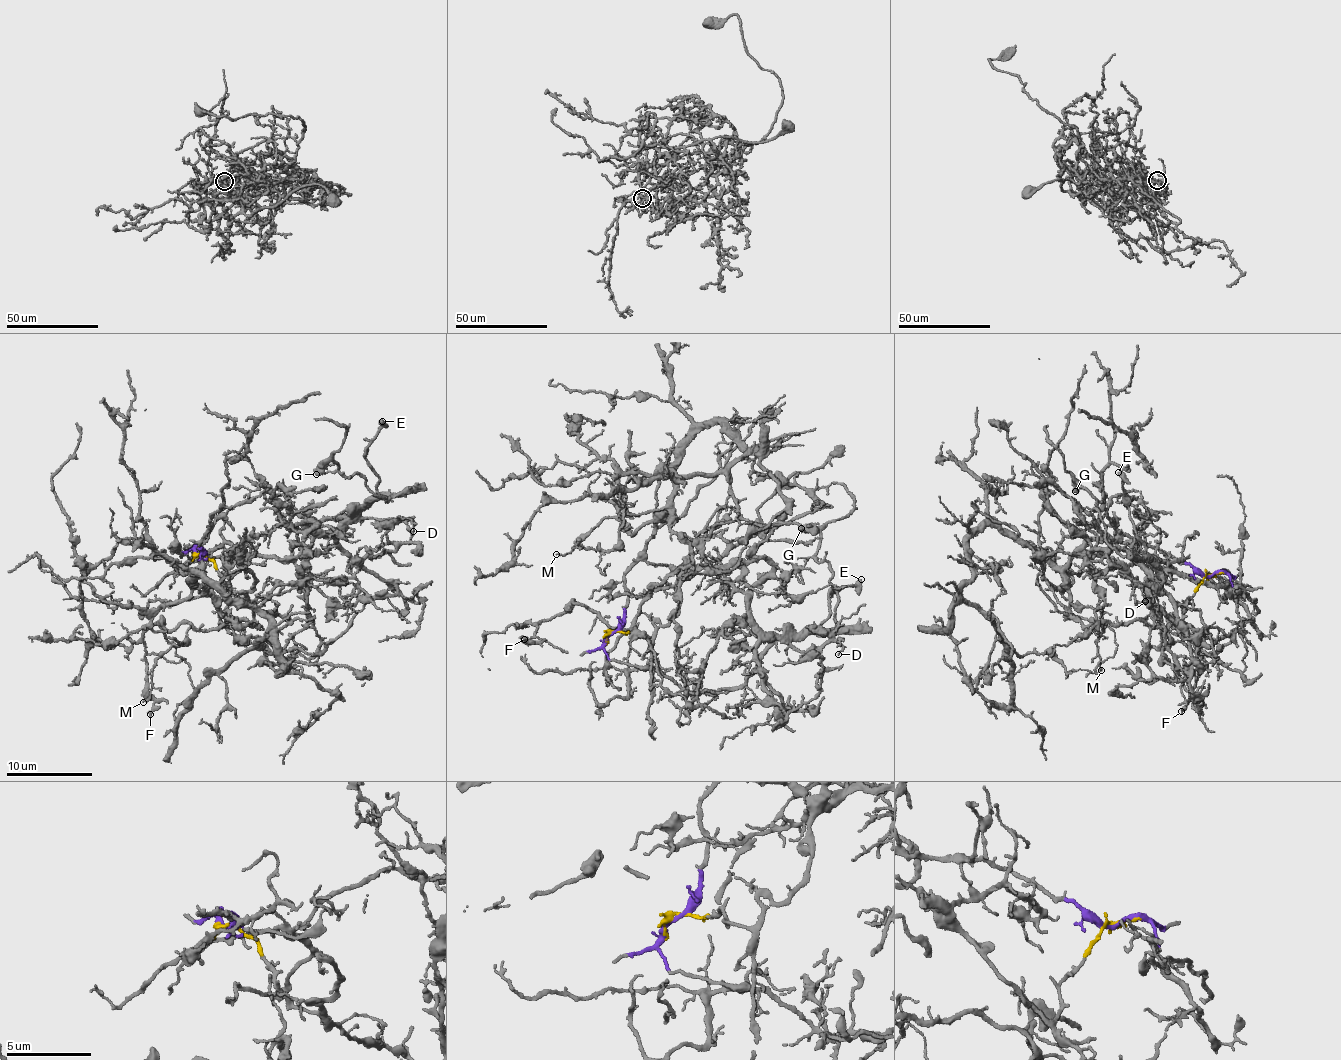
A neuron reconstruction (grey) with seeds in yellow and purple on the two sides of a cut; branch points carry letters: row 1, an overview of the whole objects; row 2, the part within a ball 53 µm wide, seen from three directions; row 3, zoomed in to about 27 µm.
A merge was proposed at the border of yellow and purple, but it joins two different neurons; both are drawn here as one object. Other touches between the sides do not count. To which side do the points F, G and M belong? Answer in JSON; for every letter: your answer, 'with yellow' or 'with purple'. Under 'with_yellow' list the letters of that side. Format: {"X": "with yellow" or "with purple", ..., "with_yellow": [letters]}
{"F": "with purple", "G": "with yellow", "M": "with purple", "with_yellow": ["G"]}

